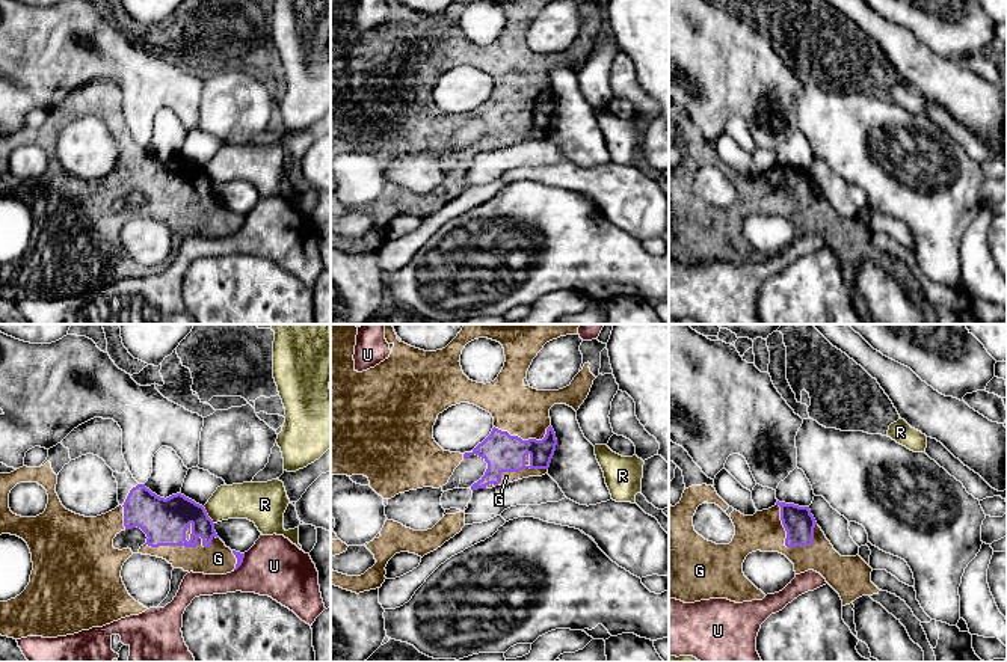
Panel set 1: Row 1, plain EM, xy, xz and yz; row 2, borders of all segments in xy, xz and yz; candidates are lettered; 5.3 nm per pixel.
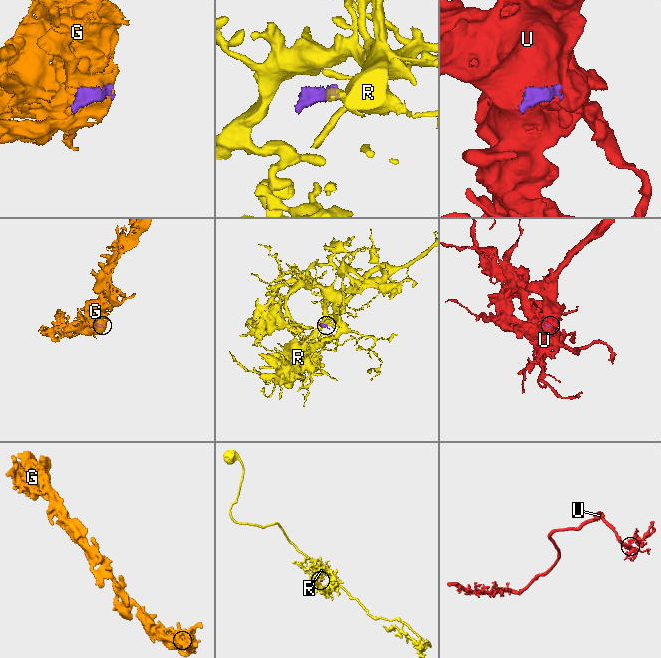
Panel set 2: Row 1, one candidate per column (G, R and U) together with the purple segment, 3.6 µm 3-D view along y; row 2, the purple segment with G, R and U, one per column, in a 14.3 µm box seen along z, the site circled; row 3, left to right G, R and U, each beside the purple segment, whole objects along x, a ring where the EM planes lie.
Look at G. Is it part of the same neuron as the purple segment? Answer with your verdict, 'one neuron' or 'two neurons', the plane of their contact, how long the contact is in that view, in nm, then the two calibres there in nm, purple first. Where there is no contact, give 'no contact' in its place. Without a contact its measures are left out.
one neuron | xy | 400 nm | 240/160 nm

